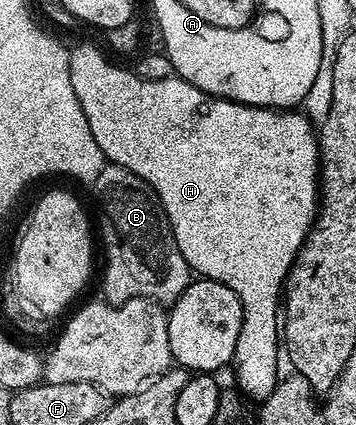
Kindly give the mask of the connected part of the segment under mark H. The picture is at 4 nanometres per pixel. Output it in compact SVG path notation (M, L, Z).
M77 45L69 49L69 70L71 87L75 87L75 99L79 99L79 107L83 107L83 115L87 115L87 127L91 127L91 135L95 135L95 143L99 143L105 158L114 165L127 167L127 171L139 175L139 179L143 179L157 192L175 243L179 251L183 251L183 259L187 259L190 270L204 280L231 287L231 291L239 295L239 303L243 307L243 327L239 327L239 340L235 343L231 369L234 369L233 377L237 380L236 388L246 398L254 397L254 402L257 403L264 401L271 395L271 391L275 391L279 380L277 364L280 363L281 357L283 361L283 345L279 340L279 310L283 305L285 279L298 251L303 247L305 237L313 227L319 208L319 150L314 122L301 111L264 109L254 105L241 105L238 101L228 101L222 97L213 97L176 75L167 79L143 79L132 68L124 69L121 65L112 65L93 45Z

